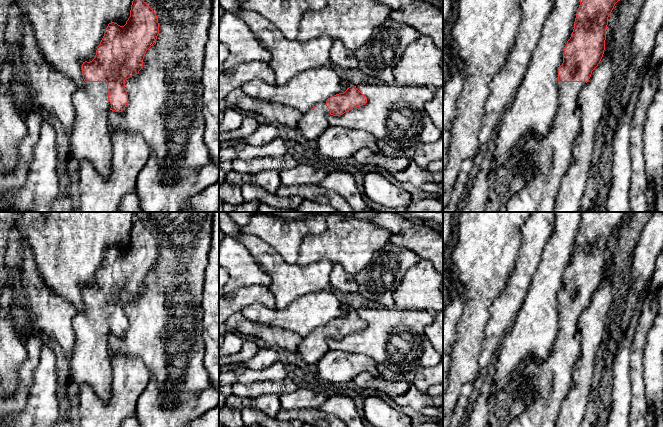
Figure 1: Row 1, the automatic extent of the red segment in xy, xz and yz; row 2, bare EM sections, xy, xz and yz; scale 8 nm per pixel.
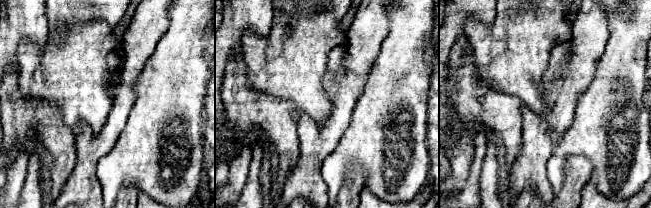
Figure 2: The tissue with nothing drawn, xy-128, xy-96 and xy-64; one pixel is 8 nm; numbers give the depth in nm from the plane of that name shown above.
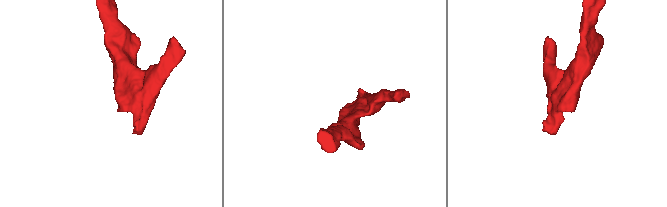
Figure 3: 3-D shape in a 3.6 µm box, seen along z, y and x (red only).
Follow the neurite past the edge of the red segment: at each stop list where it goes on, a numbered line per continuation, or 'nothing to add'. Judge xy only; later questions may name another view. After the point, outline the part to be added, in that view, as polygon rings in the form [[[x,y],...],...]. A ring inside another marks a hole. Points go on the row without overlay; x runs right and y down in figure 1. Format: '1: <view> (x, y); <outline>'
1: xy (90, 364); [[[86,306],[82,313],[78,313],[72,320],[75,332],[75,348],[70,360],[70,382],[90,386],[96,395],[107,403],[111,396],[112,362],[108,339],[111,328],[108,325],[107,308],[105,306]]]

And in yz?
1: yz (552, 378); [[[559,306],[560,327],[554,345],[546,360],[537,362],[533,357],[529,357],[524,370],[523,378],[517,388],[515,396],[523,397],[528,392],[528,382],[531,380],[535,386],[535,395],[532,401],[525,407],[524,411],[511,419],[507,427],[556,427],[559,418],[562,402],[568,394],[572,384],[572,372],[580,354],[579,319],[586,310],[586,306]]]

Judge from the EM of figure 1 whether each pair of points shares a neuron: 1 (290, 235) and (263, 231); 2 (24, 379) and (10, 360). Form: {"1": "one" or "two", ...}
{"1": "one", "2": "two"}

